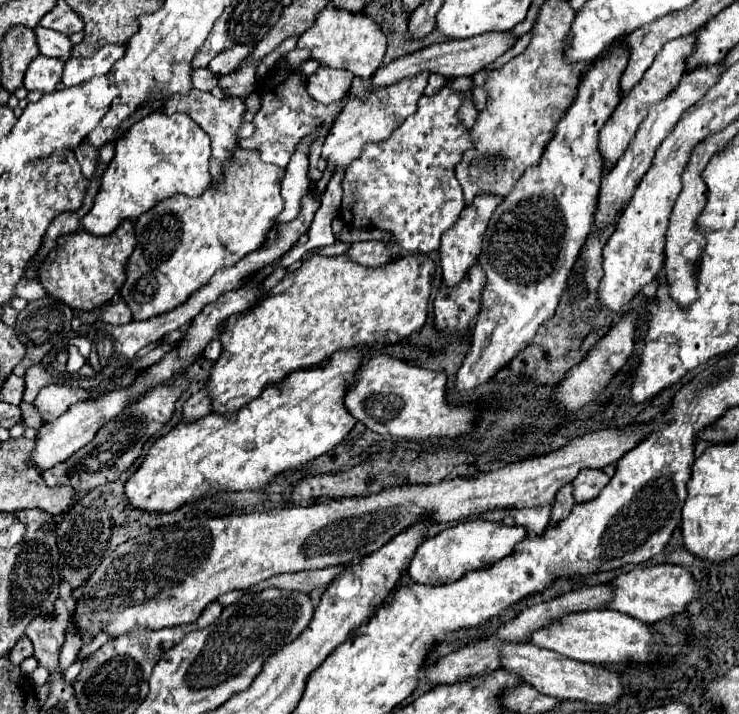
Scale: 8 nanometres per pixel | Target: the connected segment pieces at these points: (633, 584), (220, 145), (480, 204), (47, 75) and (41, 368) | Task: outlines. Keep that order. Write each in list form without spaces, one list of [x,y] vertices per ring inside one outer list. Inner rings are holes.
[[[673,564],[633,568],[631,572],[625,572],[615,580],[611,580],[611,586],[613,586],[613,602],[609,602],[609,606],[605,608],[629,614],[645,624],[655,624],[663,618],[685,612],[685,606],[699,596],[699,588],[689,570]]]
[[[191,90],[189,94],[173,94],[173,98],[169,98],[169,102],[165,102],[165,112],[173,114],[173,112],[185,112],[189,114],[211,138],[211,162],[209,162],[209,170],[213,180],[221,180],[221,166],[223,160],[227,156],[231,156],[235,144],[237,144],[237,128],[243,124],[243,112],[245,112],[245,102],[241,98],[215,98],[211,92],[201,92],[201,90]]]
[[[479,194],[479,198],[475,198],[469,206],[463,208],[461,218],[449,230],[445,230],[445,234],[441,236],[439,252],[441,252],[441,268],[443,268],[445,286],[453,286],[453,284],[461,282],[465,278],[467,270],[477,262],[487,222],[489,222],[491,214],[495,212],[495,208],[501,204],[501,200],[503,198],[495,196],[495,194]]]
[[[39,54],[29,64],[29,68],[25,72],[25,88],[27,90],[41,90],[41,92],[49,94],[61,82],[61,72],[63,72],[61,60],[47,58],[47,56]]]
[[[43,360],[43,362],[39,362],[37,366],[31,366],[31,368],[27,370],[23,394],[23,400],[25,400],[25,402],[33,402],[35,396],[37,396],[37,392],[51,382],[51,372],[49,372],[49,368],[47,368],[45,364],[47,364],[47,360]]]

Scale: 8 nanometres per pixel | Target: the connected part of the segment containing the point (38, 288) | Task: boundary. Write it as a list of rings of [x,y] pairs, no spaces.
[[[23,276],[21,282],[17,282],[15,296],[25,298],[27,302],[31,302],[31,300],[35,300],[35,298],[41,298],[41,294],[47,294],[47,292],[43,290],[43,286],[41,286],[37,280],[31,280],[31,278]]]

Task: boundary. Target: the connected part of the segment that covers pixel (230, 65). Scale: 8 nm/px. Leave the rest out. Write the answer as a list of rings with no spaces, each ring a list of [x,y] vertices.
[[[231,46],[229,50],[223,50],[221,54],[217,54],[217,58],[213,62],[209,62],[209,70],[217,76],[225,76],[231,74],[233,70],[237,70],[237,66],[245,60],[245,46]]]

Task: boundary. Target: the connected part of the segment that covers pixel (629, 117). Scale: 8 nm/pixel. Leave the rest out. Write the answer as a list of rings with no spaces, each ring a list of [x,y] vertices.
[[[689,34],[685,38],[675,38],[673,42],[667,42],[665,50],[661,50],[661,54],[657,54],[651,68],[645,72],[645,78],[641,78],[641,82],[637,86],[633,86],[633,90],[621,98],[619,106],[615,108],[615,112],[611,114],[611,118],[601,128],[601,134],[599,134],[599,152],[607,164],[615,164],[623,156],[629,140],[635,136],[639,124],[647,116],[647,106],[661,102],[671,92],[671,88],[675,88],[675,84],[679,82],[679,78],[685,72],[685,62],[687,62],[687,56],[691,56],[691,52],[693,52],[695,40],[697,40],[697,36]]]

